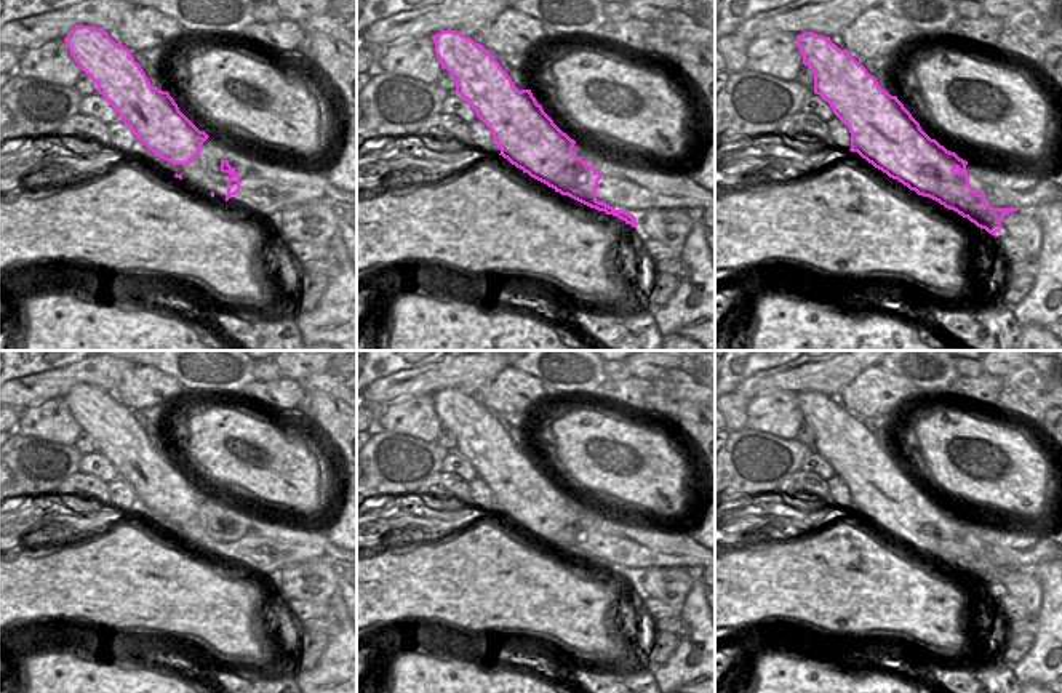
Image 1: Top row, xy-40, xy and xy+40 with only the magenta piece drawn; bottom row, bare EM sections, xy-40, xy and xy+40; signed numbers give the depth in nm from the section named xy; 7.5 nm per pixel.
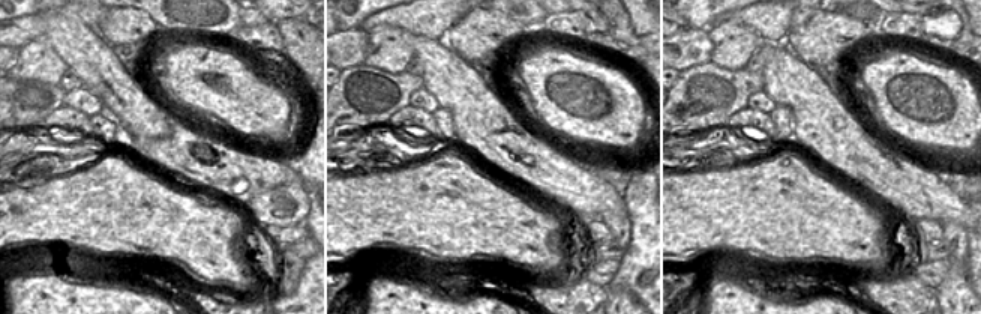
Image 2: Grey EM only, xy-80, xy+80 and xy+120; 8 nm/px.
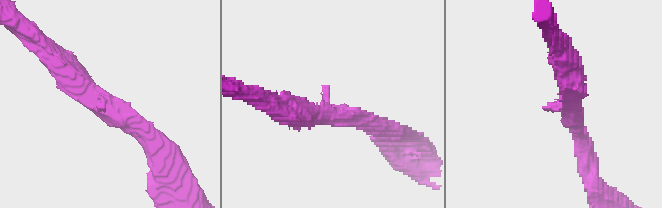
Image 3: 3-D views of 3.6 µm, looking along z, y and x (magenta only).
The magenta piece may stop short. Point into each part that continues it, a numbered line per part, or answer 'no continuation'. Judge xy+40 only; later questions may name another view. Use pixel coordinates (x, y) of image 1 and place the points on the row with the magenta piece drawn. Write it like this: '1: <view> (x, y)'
no continuation

